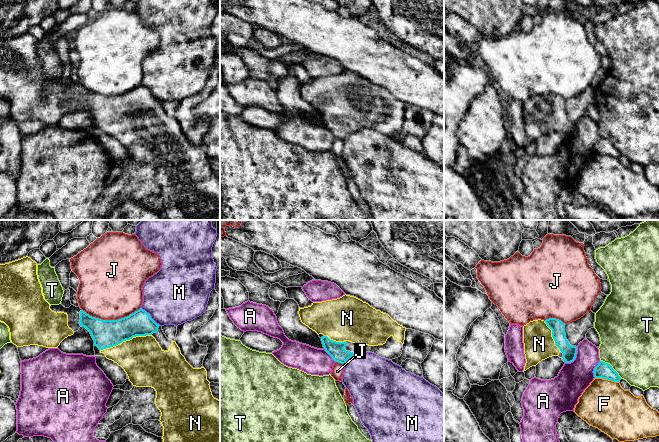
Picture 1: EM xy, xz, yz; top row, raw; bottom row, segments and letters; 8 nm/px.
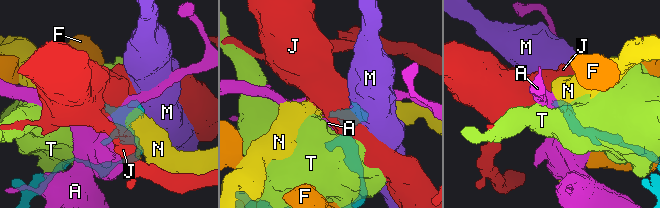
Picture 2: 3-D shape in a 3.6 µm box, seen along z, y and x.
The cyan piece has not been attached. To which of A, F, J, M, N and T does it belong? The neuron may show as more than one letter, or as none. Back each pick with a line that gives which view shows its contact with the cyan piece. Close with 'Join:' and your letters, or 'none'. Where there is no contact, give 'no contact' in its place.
N: contact in xy
Join: N

